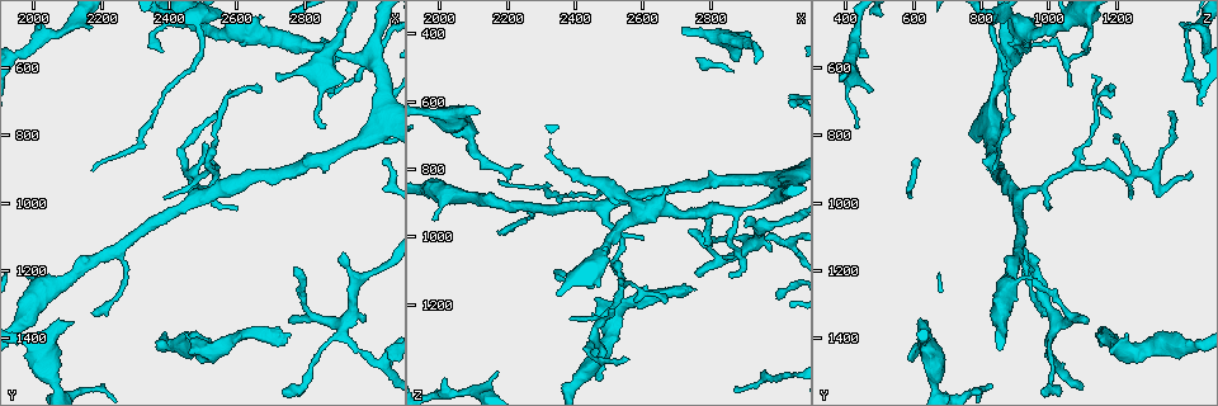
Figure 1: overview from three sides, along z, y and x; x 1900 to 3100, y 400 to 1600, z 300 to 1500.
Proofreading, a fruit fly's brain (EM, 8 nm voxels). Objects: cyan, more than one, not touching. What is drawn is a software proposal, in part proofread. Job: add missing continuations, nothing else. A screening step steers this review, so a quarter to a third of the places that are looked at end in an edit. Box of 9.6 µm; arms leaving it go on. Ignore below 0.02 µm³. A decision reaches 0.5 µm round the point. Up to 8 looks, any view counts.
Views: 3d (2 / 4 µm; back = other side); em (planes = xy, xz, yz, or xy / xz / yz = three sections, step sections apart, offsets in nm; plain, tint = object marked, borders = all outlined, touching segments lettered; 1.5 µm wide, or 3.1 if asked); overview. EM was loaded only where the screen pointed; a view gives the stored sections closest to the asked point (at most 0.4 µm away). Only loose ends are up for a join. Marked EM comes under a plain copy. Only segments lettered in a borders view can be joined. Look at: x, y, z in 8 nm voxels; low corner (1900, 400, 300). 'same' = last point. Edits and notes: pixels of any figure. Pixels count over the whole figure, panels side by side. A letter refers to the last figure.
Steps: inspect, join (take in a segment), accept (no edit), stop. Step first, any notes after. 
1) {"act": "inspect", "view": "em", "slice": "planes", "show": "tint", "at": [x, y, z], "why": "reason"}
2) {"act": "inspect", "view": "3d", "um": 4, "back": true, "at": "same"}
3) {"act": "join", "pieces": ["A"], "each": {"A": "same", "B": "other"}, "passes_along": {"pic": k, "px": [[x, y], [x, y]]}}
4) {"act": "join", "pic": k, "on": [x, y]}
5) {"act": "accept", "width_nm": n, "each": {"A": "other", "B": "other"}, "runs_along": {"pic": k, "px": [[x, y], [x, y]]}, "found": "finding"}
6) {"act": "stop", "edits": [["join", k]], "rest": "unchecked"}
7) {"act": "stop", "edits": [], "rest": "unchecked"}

{"act": "inspect", "view": "em", "slice": "planes", "show": "tint", "at": [2670, 660, 1190], "why": "long arm stops here"}

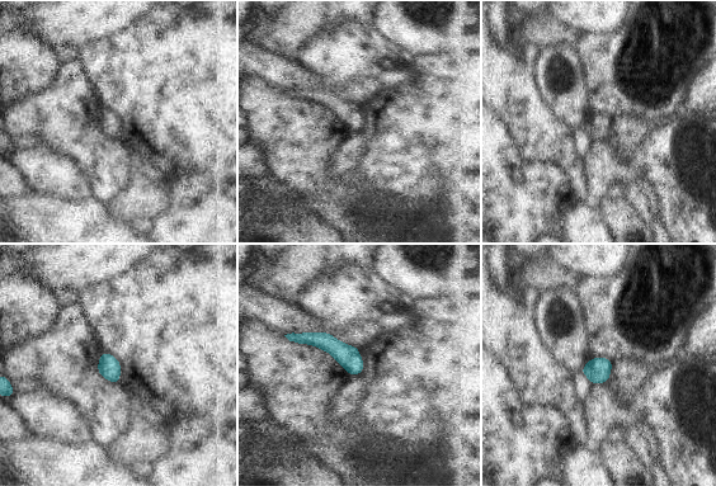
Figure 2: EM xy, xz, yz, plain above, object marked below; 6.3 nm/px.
{"act": "inspect", "view": "em", "slice": "planes", "show": "borders", "at": "same", "why": "see the neighbours"}

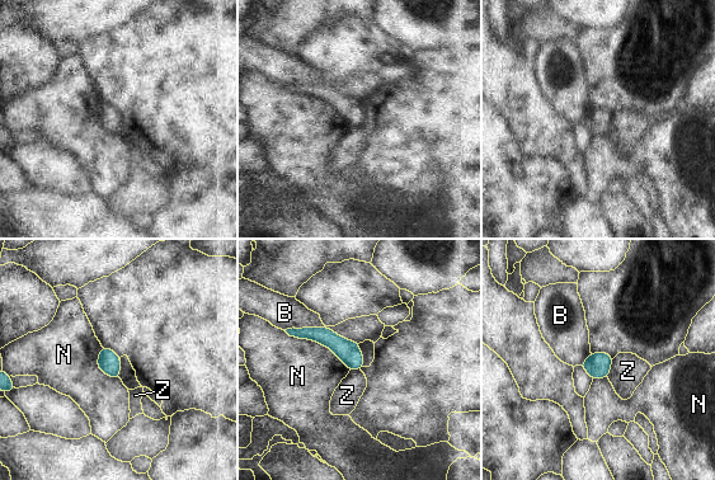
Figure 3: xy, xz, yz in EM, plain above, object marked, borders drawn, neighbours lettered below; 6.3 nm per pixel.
{"act": "accept", "width_nm": 140, "each": {"B": "other", "N": "other", "Z": "other"}, "runs_along": {"pic": 3, "px": [[291, 332], [324, 335], [360, 362]]}, "found": "no lettered segment goes on from it"}

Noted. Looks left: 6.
{"act": "inspect", "view": "3d", "um": 2, "at": [2470, 910, 1430], "why": "an open end"}

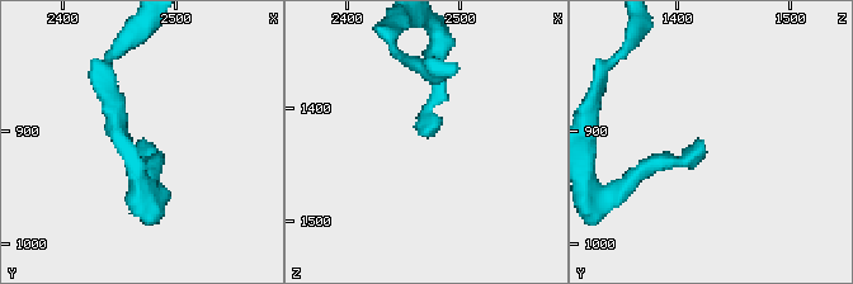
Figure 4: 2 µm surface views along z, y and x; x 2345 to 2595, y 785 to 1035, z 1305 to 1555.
{"act": "inspect", "view": "em", "slice": "planes", "show": "borders", "at": [2468, 912, 1426]}

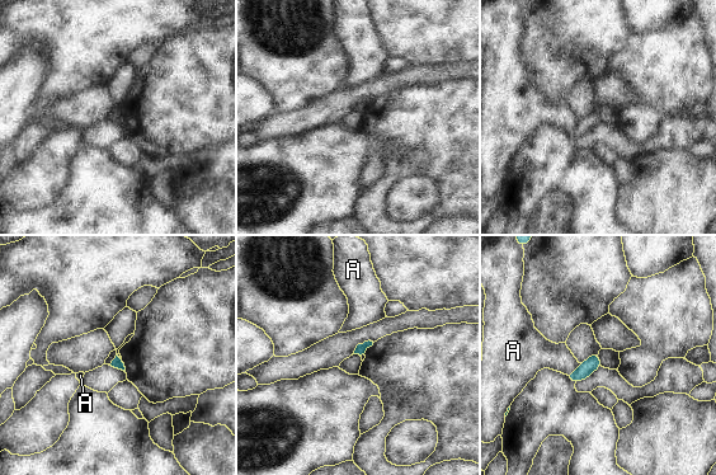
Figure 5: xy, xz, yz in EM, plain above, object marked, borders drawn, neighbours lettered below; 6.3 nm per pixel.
{"act": "accept", "each": {"A": "other"}, "found": "none of them fits"}

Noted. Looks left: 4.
{"act": "inspect", "view": "em", "slice": "xy", "step": 8, "show": "borders", "at": [2170, 480, 1400], "why": "an open end"}

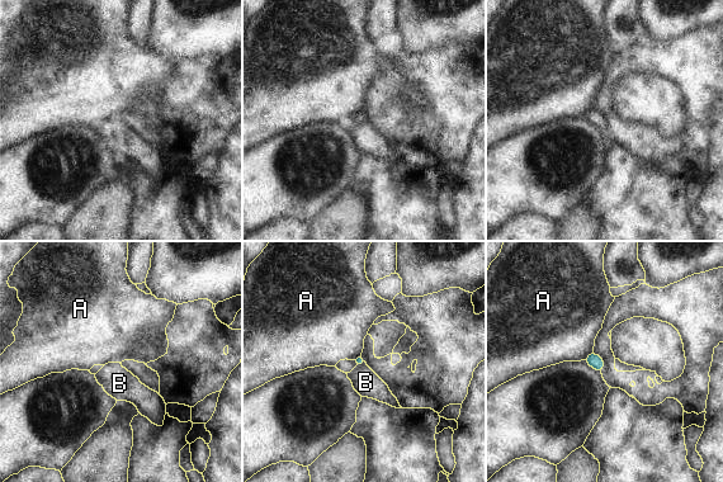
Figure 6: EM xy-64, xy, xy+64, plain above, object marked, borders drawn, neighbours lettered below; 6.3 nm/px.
{"act": "inspect", "view": "em", "slice": "planes", "show": "borders", "at": "same", "why": "cut it another way"}

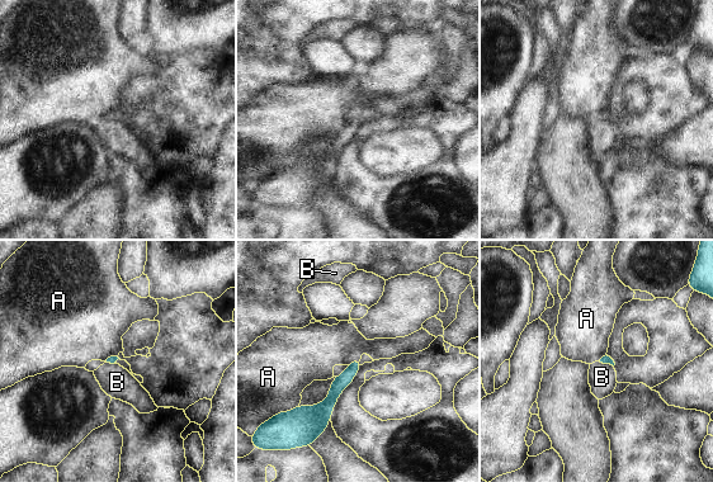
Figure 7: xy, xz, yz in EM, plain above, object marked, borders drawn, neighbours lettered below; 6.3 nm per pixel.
{"act": "accept", "each": {"A": "other", "B": "other"}, "found": "none of them fits"}

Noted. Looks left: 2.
{"act": "stop", "edits": [], "rest": "unchecked"}

